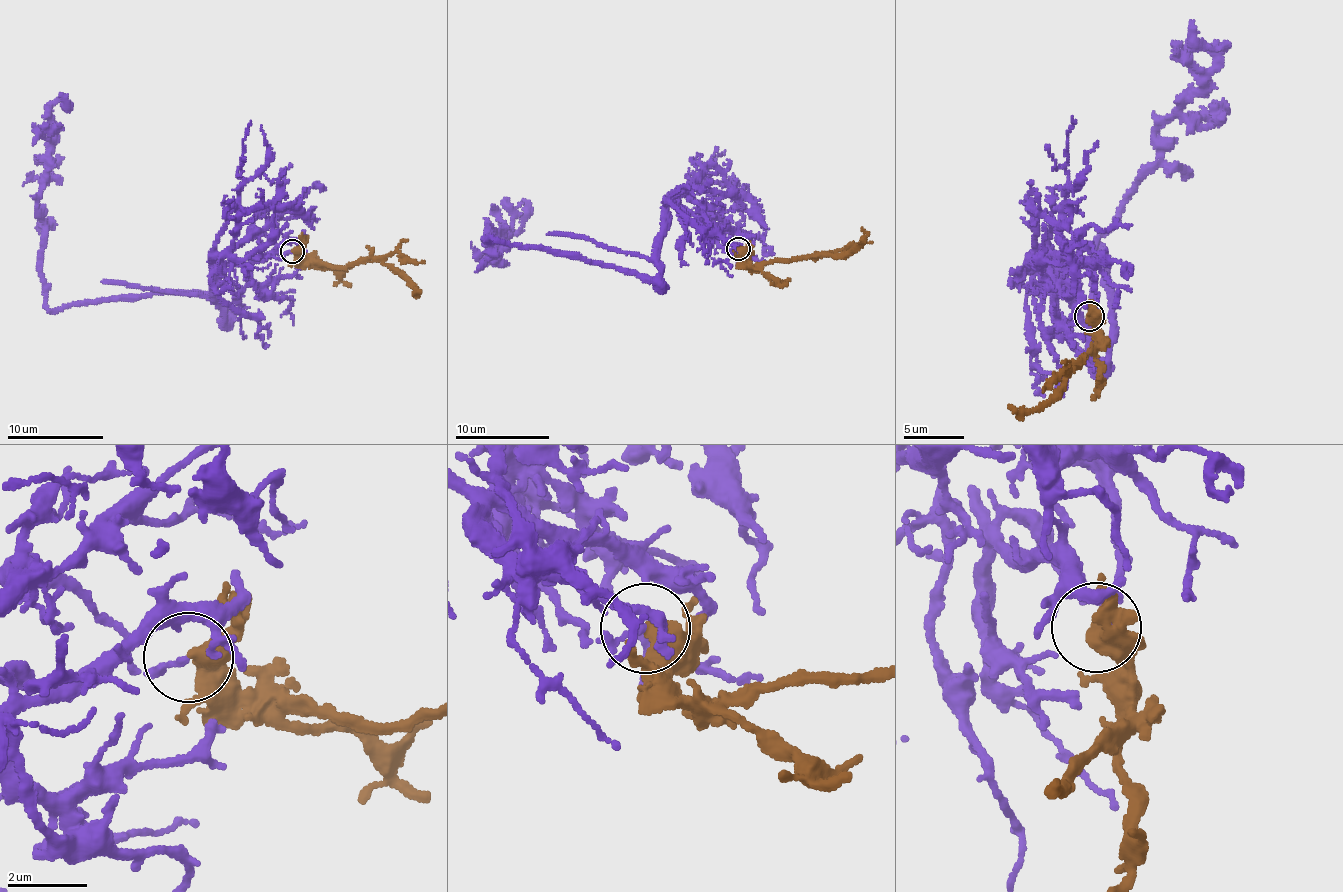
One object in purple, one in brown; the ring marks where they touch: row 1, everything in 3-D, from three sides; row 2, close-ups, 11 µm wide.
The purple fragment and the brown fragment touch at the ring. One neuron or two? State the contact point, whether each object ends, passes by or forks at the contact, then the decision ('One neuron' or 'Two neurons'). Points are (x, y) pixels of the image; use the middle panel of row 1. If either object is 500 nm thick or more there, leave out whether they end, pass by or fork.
Place: (738, 248). Two neurons

